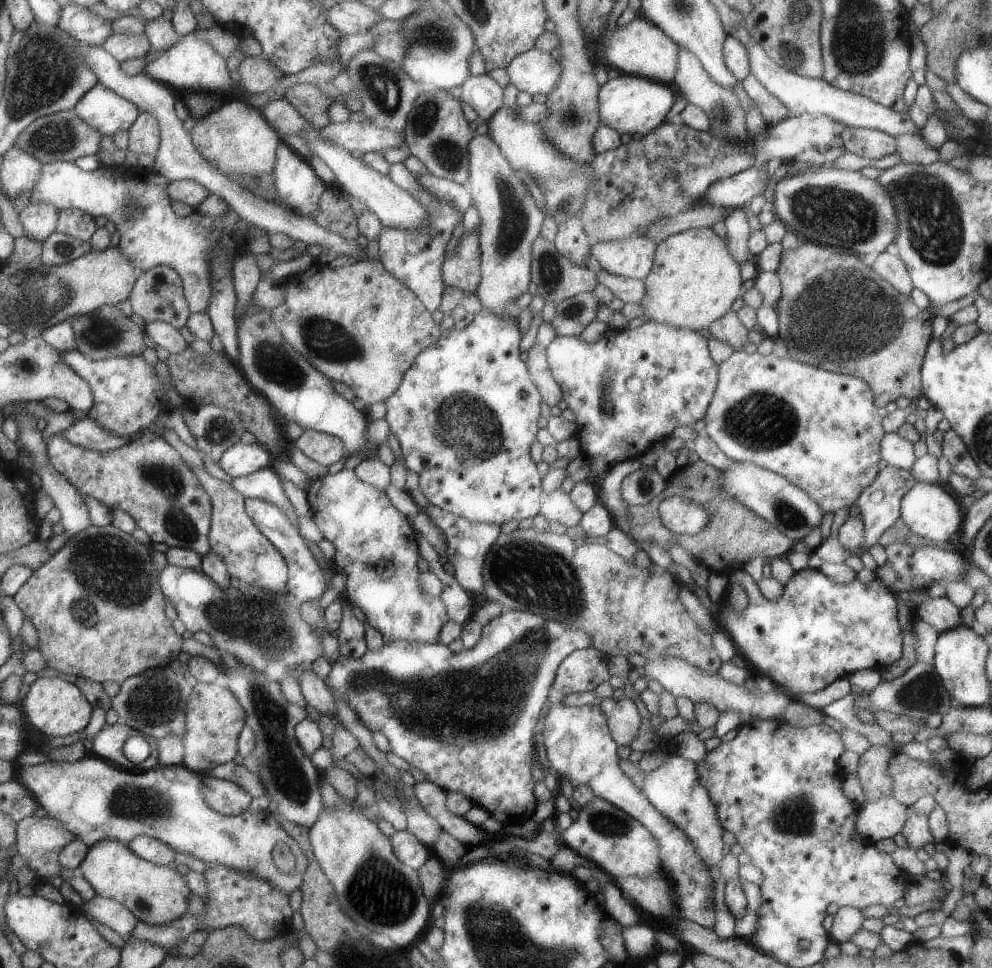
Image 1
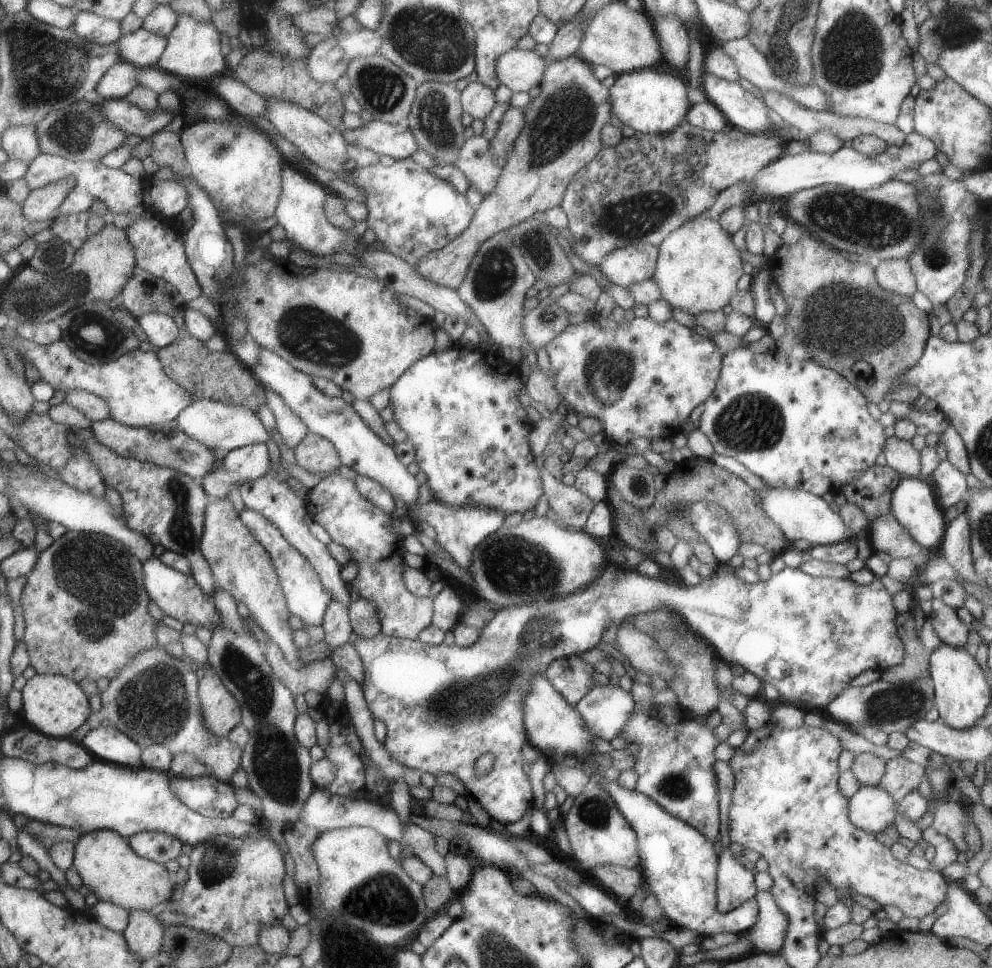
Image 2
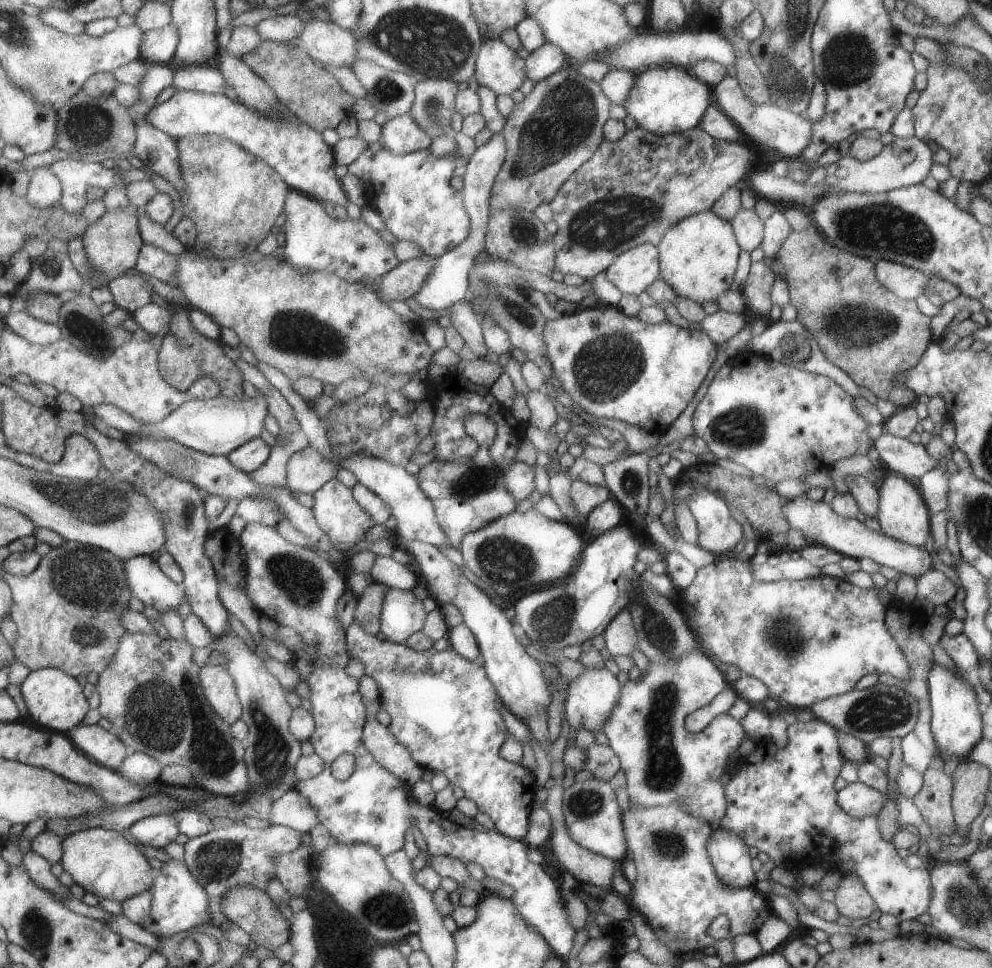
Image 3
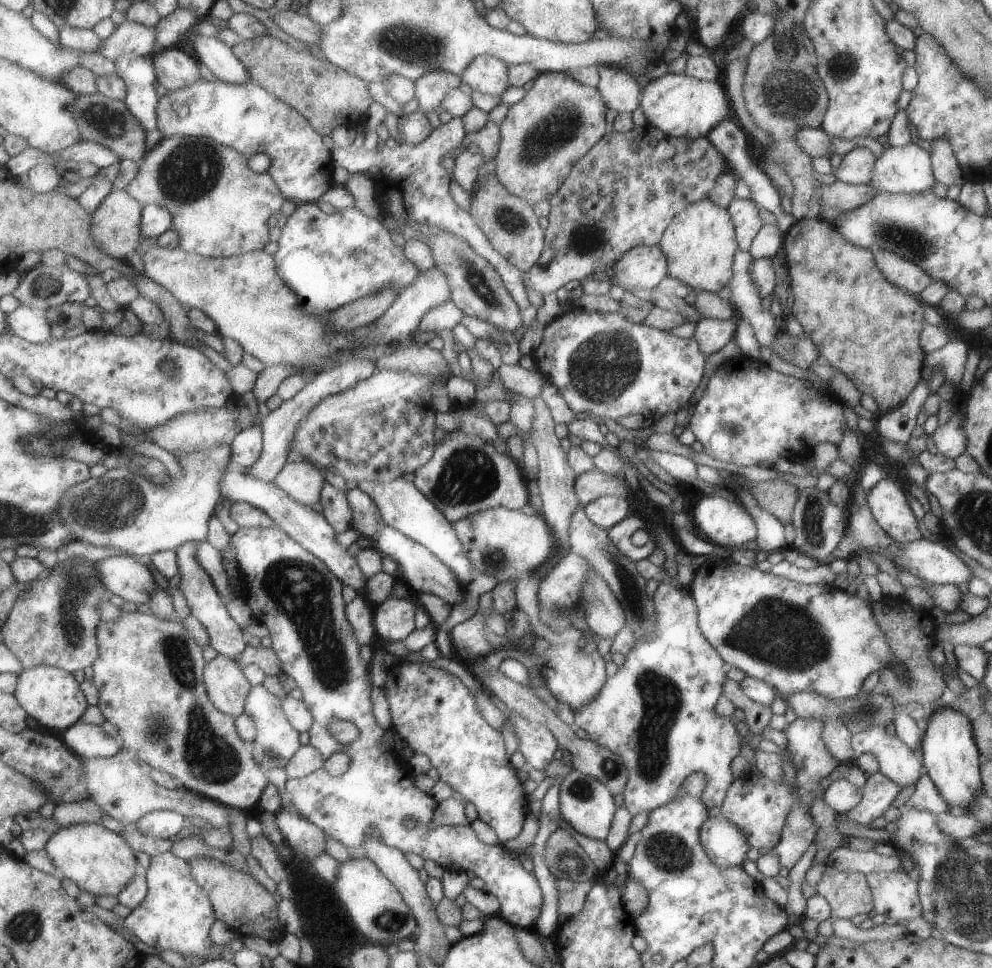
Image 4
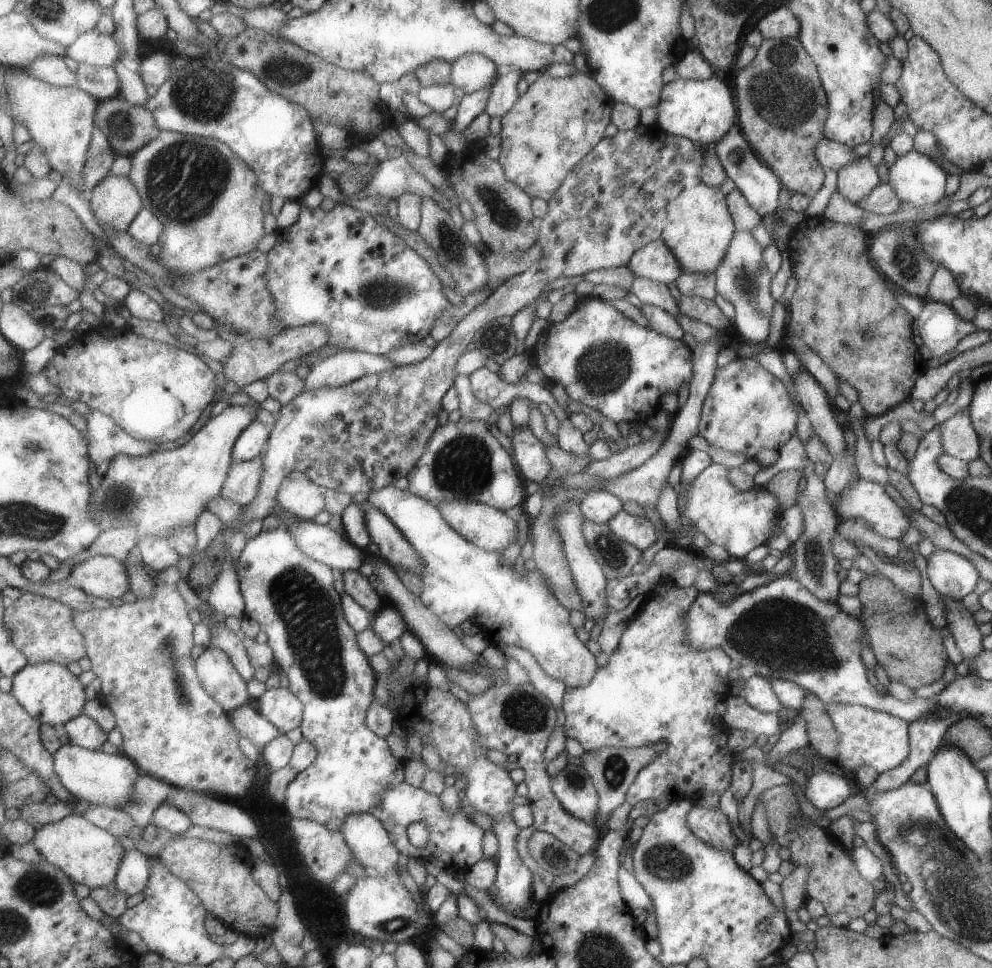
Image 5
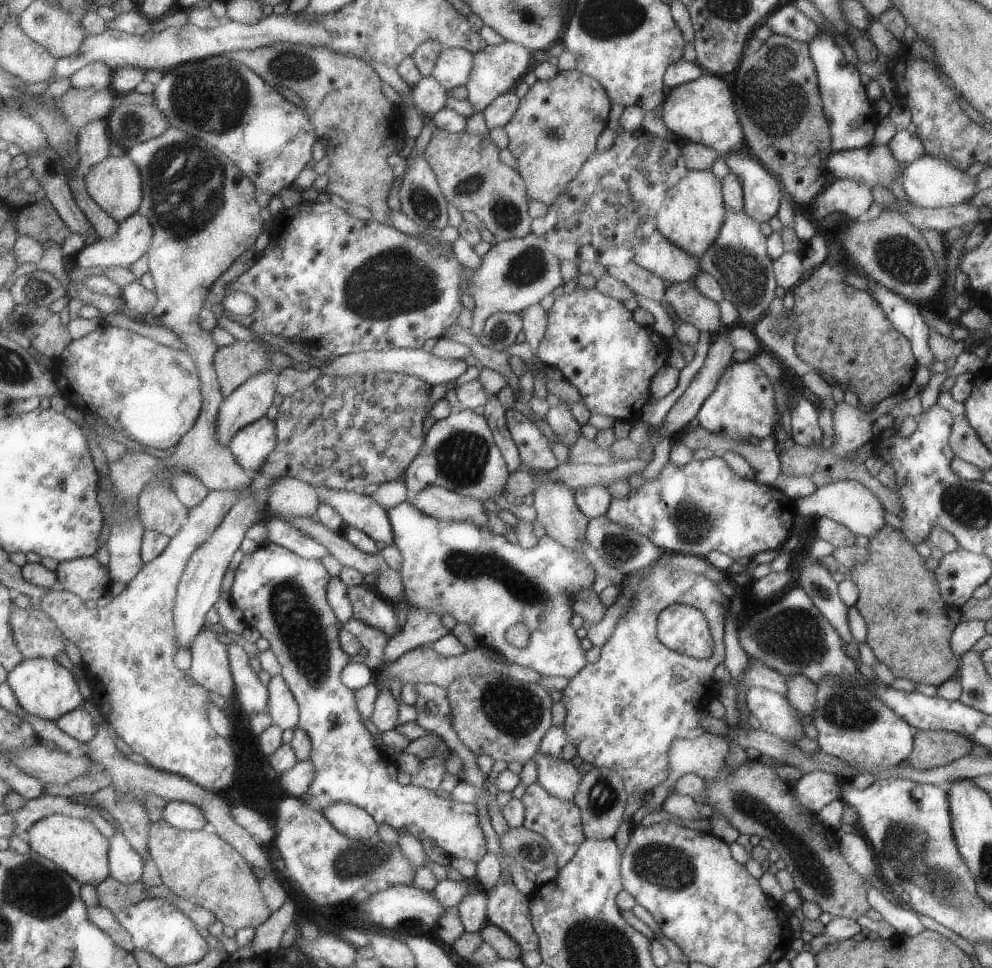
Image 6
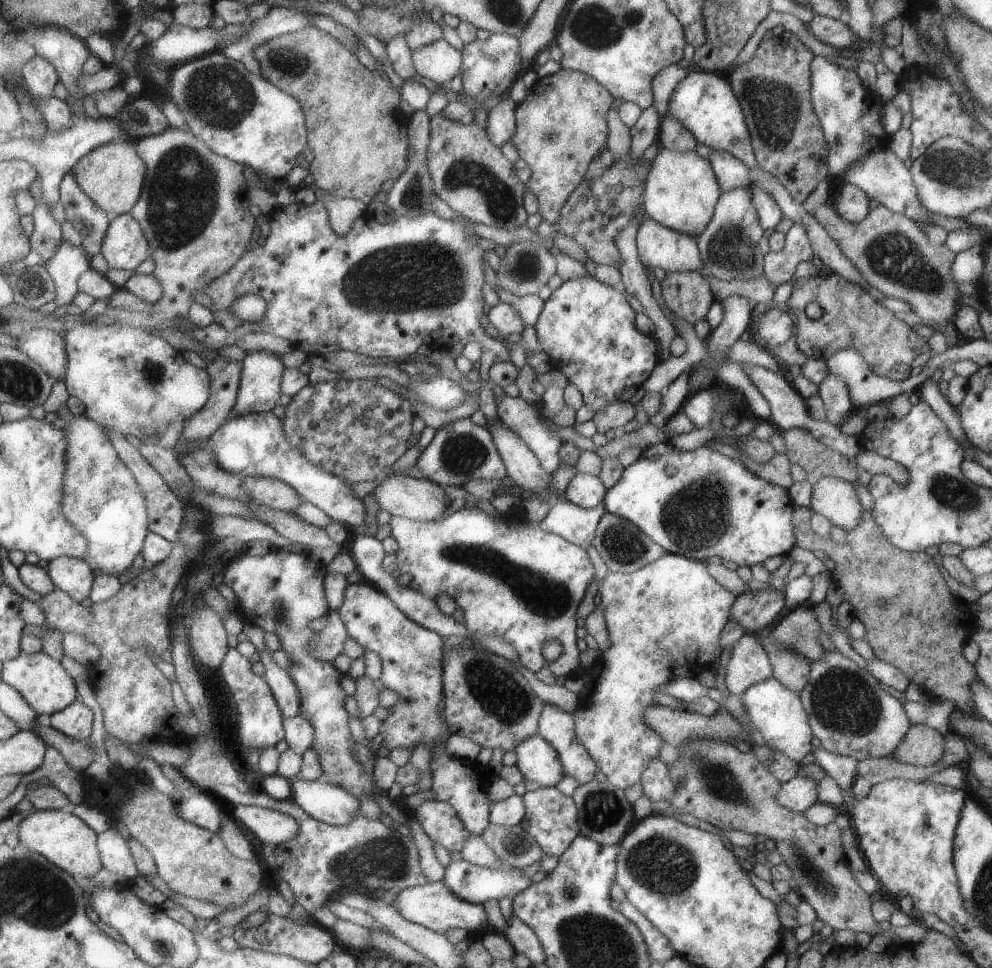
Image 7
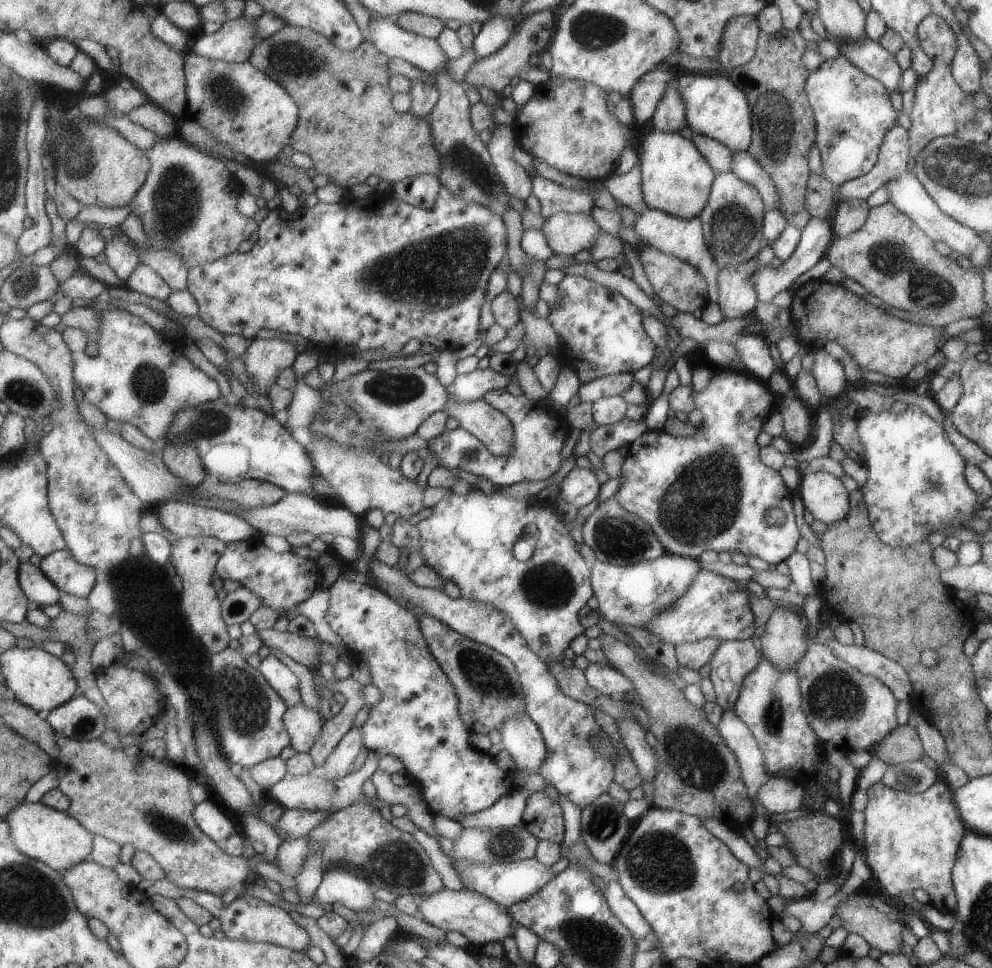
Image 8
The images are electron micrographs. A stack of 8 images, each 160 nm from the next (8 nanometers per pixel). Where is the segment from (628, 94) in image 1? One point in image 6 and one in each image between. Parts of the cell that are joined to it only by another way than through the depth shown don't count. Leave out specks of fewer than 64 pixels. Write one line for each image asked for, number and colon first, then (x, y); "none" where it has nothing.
2: (651, 100)
3: (663, 100)
4: (679, 105)
5: (702, 111)
6: (702, 111)

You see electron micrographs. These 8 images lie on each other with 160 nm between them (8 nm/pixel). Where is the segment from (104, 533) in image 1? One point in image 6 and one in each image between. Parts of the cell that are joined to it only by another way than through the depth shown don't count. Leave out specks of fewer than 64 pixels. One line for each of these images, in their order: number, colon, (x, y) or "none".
2: (86, 606)
3: (69, 611)
4: (55, 620)
5: (43, 628)
6: (37, 635)

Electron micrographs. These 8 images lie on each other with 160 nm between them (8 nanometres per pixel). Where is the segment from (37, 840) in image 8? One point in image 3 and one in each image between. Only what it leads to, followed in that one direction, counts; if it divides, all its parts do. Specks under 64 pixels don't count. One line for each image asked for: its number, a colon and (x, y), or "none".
3: (102, 861)
4: (102, 862)
5: (89, 854)
6: (75, 844)
7: (64, 838)

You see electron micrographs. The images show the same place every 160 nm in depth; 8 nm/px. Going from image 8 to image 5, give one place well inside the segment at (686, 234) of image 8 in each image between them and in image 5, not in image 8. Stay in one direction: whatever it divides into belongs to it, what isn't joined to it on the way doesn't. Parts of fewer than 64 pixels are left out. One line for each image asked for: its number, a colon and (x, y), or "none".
5: (654, 261)
6: (657, 255)
7: (657, 247)

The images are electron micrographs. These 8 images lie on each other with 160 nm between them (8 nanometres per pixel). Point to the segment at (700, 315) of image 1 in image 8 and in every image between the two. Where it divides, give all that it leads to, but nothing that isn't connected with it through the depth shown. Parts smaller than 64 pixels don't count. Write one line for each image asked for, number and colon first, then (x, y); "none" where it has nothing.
2: (697, 266)
3: (697, 257)
4: (699, 244)
5: (698, 229)
6: (692, 210)
7: (680, 192)
8: (675, 179)

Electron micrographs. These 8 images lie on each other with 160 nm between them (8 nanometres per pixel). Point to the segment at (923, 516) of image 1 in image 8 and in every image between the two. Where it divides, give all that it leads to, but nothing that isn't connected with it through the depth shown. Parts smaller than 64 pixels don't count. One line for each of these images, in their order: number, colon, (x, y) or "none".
2: (914, 505)
3: (902, 514)
4: (888, 504)
5: (868, 501)
6: (846, 501)
7: (835, 499)
8: (823, 495)

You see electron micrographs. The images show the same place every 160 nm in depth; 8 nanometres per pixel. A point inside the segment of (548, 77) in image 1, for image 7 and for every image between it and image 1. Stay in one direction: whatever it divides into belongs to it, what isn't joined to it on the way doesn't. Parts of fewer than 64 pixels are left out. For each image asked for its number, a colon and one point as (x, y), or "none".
2: (517, 69)
3: (497, 67)
4: (487, 74)
5: (471, 72)
6: (452, 67)
7: (439, 61)

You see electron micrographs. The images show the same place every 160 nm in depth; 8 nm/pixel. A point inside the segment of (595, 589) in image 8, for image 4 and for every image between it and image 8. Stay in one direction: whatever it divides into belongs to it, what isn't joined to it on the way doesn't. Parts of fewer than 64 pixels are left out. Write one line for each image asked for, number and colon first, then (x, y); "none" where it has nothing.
4: (656, 713)
5: (655, 689)
6: (623, 712)
7: (664, 621)

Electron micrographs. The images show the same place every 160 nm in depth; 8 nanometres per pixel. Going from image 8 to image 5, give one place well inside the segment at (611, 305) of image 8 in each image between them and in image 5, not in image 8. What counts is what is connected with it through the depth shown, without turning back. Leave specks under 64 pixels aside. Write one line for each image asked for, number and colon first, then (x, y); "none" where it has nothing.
5: (603, 360)
6: (591, 339)
7: (587, 329)

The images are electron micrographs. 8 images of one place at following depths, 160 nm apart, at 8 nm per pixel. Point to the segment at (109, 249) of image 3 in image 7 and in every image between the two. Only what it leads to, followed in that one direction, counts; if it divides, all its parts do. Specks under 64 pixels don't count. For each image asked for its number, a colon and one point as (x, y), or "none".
4: (117, 224)
5: (116, 202)
6: (116, 184)
7: (113, 175)

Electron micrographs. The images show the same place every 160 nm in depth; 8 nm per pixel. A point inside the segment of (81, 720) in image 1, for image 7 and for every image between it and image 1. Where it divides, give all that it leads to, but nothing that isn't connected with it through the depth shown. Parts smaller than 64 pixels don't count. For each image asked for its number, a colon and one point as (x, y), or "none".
2: (55, 705)
3: (56, 701)
4: (51, 695)
5: (50, 692)
6: (45, 687)
7: (45, 683)

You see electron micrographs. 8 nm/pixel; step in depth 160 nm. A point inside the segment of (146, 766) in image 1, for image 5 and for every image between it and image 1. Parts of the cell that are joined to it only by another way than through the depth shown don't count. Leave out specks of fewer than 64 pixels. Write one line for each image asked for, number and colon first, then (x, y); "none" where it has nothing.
2: (107, 743)
3: (104, 746)
4: (88, 740)
5: (84, 731)

